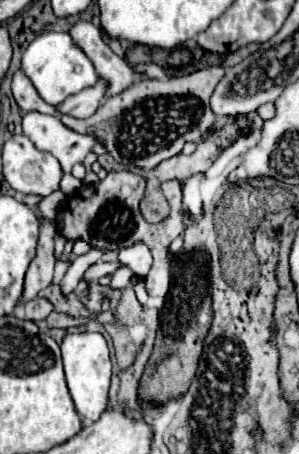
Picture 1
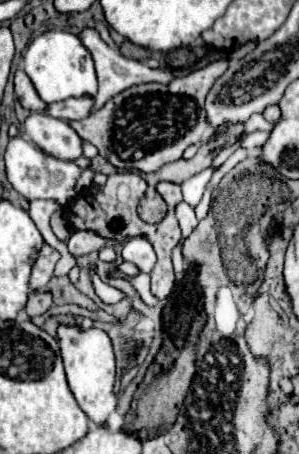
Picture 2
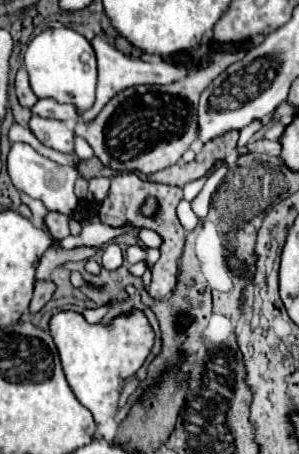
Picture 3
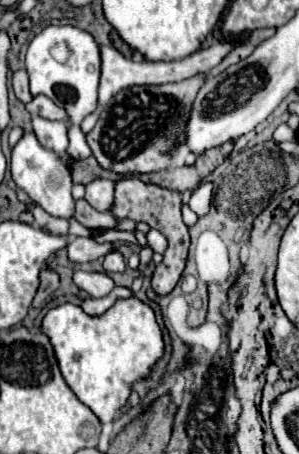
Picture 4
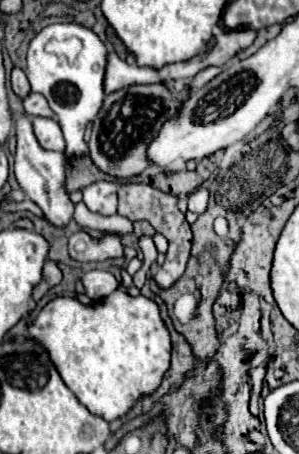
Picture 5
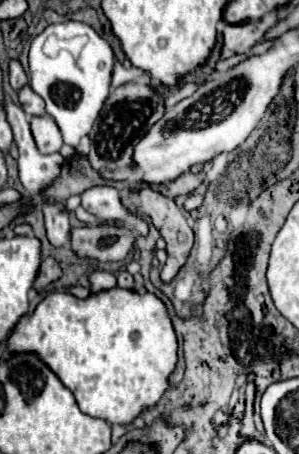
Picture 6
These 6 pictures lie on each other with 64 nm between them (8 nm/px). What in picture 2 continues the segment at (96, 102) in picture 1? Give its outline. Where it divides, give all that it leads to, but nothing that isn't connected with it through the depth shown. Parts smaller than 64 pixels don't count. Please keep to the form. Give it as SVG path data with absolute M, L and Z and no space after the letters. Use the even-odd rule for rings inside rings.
M82 96L82 98L68 98L68 100L62 100L62 102L52 102L46 106L46 112L48 116L54 116L54 118L60 118L64 122L72 122L72 120L82 120L90 114L90 108L92 108L94 100L88 98L88 96Z

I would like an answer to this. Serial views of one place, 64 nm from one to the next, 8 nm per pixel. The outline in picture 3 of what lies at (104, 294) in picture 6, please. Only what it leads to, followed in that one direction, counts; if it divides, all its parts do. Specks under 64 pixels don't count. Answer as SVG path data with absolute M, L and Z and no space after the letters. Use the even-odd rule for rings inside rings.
M64 310L50 318L50 336L58 348L66 380L76 398L94 414L98 424L116 414L122 384L136 376L154 348L154 330L142 310L116 316L110 324L88 324L80 312Z

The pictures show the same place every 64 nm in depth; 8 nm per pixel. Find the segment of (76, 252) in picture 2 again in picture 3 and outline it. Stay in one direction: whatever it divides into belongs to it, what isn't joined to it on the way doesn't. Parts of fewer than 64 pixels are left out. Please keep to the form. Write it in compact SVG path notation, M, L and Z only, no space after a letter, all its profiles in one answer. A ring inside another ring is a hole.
M92 220L92 222L84 222L80 236L68 236L60 242L60 246L66 250L74 246L106 246L106 242L110 242L112 238L134 230L136 228L132 228L132 224L124 224L124 228L108 228L108 224L100 220Z

